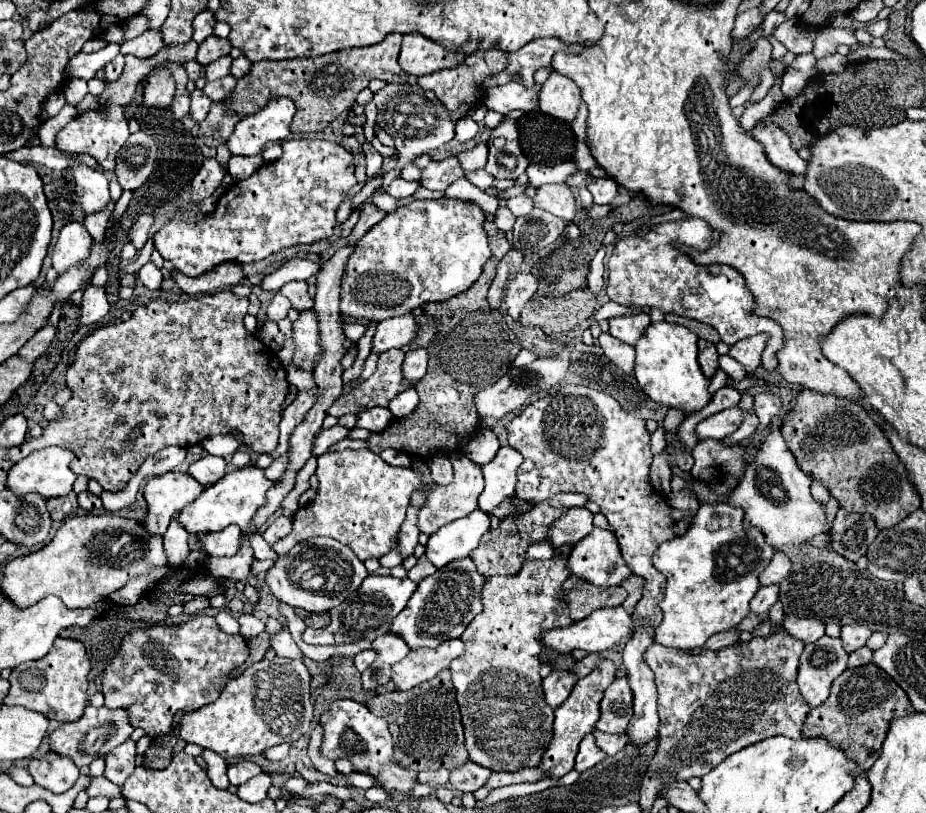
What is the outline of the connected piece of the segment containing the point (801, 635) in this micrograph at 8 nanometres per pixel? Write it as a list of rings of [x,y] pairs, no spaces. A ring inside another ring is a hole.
[[[786,617],[784,619],[786,631],[800,639],[802,643],[814,643],[824,635],[824,625],[816,619],[796,619],[796,617]]]

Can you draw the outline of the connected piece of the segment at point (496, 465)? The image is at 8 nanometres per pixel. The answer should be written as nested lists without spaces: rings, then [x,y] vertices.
[[[508,445],[500,447],[496,457],[482,465],[486,487],[478,499],[478,507],[486,513],[496,509],[506,497],[512,497],[516,491],[516,469],[522,463],[522,457],[516,449],[510,449]]]

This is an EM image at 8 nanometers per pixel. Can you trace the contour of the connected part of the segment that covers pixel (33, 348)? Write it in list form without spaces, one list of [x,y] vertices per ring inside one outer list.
[[[46,325],[30,341],[24,343],[24,347],[18,351],[20,357],[28,357],[28,361],[36,361],[48,349],[48,345],[54,341],[54,337],[56,337],[56,327]]]

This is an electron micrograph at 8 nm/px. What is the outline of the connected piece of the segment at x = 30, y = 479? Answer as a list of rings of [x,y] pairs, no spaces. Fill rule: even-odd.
[[[44,447],[38,451],[32,451],[28,457],[18,461],[10,473],[8,473],[8,487],[12,487],[14,493],[24,495],[30,491],[40,493],[44,499],[68,495],[72,491],[72,483],[76,479],[76,473],[70,469],[70,461],[74,459],[74,451],[62,449],[62,447]]]

